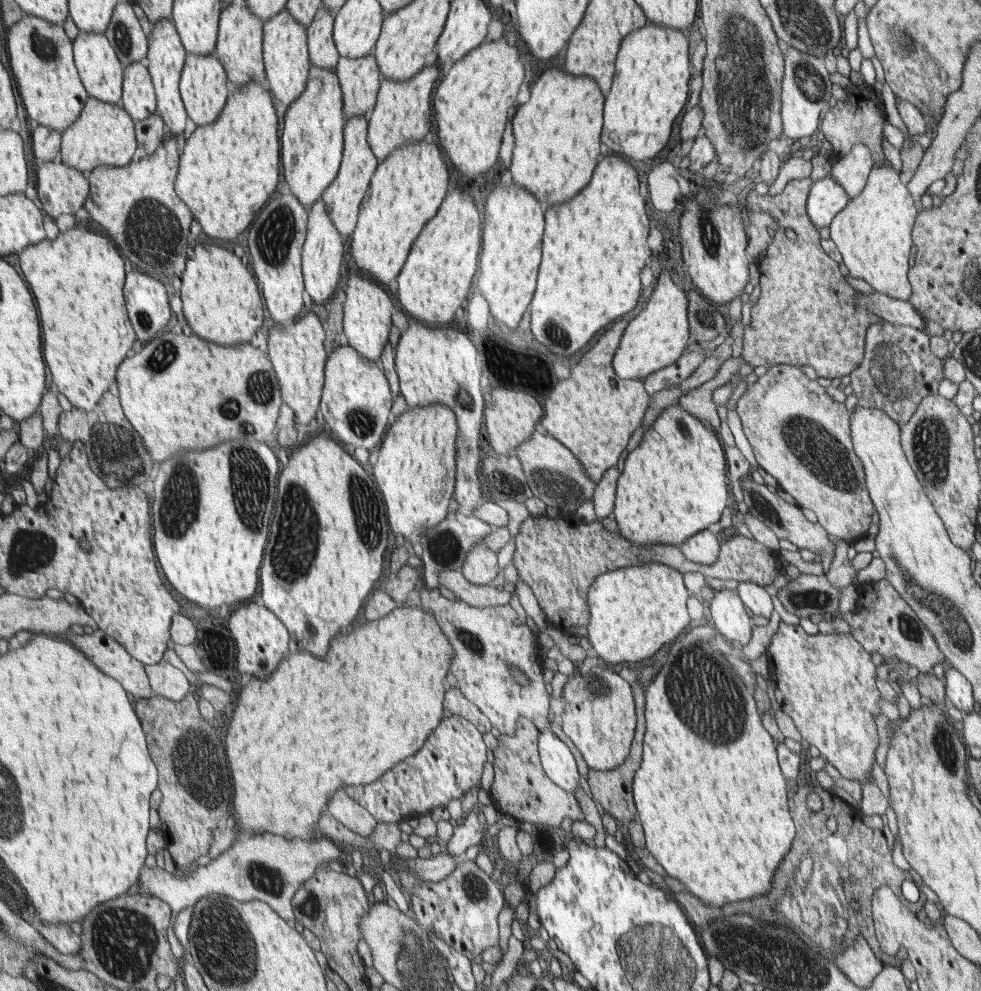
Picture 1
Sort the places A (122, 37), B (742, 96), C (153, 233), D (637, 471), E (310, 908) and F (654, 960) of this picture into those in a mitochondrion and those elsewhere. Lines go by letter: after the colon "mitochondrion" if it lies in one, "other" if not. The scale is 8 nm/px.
A: mitochondrion
B: mitochondrion
C: mitochondrion
D: other
E: mitochondrion
F: mitochondrion

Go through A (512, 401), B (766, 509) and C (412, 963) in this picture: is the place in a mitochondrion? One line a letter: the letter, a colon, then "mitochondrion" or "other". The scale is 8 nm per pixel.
A: other
B: mitochondrion
C: mitochondrion

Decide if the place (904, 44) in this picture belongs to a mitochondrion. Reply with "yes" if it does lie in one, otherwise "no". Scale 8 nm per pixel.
yes

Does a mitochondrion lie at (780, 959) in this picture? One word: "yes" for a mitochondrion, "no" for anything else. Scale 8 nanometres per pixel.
yes

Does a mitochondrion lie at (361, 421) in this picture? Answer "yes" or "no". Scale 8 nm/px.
yes

